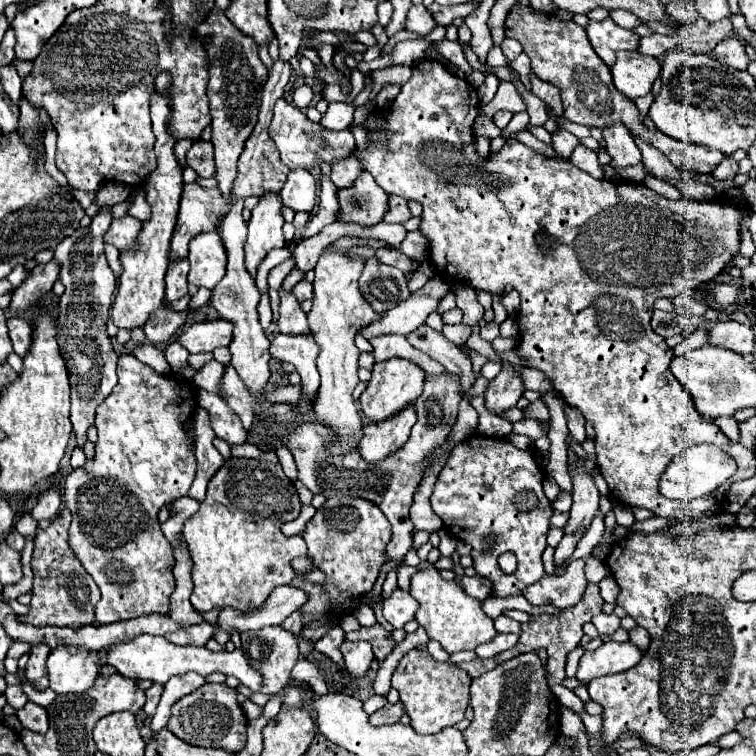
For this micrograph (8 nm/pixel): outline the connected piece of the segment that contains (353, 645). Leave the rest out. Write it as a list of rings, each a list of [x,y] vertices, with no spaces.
[[[343,642],[341,654],[347,670],[355,676],[363,676],[375,658],[373,650],[369,648],[369,642]]]

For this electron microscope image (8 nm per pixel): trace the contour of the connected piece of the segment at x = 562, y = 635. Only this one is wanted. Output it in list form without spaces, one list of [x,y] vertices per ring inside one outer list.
[[[587,584],[585,594],[581,596],[581,600],[579,600],[573,608],[565,608],[565,610],[561,610],[559,614],[537,614],[537,616],[531,616],[531,620],[529,620],[527,624],[521,624],[521,644],[517,644],[515,648],[511,648],[511,650],[507,650],[507,652],[503,652],[503,654],[497,654],[497,656],[493,656],[493,658],[489,658],[489,660],[475,658],[475,660],[471,660],[471,662],[461,662],[459,668],[463,668],[471,678],[479,678],[479,676],[485,674],[487,670],[497,668],[499,664],[503,664],[503,662],[509,660],[509,658],[515,658],[515,656],[519,656],[519,654],[523,654],[523,652],[531,652],[531,650],[537,650],[537,648],[545,648],[548,655],[548,674],[546,677],[551,691],[559,698],[559,702],[561,702],[563,706],[573,708],[573,710],[579,714],[579,706],[583,706],[583,702],[581,702],[569,688],[561,686],[561,682],[567,678],[565,673],[567,654],[569,654],[573,648],[579,646],[579,640],[581,640],[581,636],[583,636],[583,624],[585,624],[585,622],[591,622],[591,618],[593,618],[595,614],[599,614],[601,608],[603,608],[603,598],[601,598],[601,594],[599,594],[599,586],[597,586],[597,584]]]

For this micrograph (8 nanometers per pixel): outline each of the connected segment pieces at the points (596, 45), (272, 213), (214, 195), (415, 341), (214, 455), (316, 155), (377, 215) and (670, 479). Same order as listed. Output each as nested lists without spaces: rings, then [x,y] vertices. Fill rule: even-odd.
[[[605,18],[601,22],[589,22],[585,26],[585,32],[593,50],[607,66],[613,66],[615,52],[635,50],[639,46],[639,36],[633,30],[617,26],[611,18]]]
[[[267,192],[263,198],[259,198],[259,204],[251,212],[249,236],[245,242],[245,266],[251,276],[255,276],[257,266],[273,248],[285,246],[281,232],[285,220],[281,208],[281,196],[277,192]]]
[[[197,182],[183,186],[181,208],[177,216],[177,228],[171,240],[171,260],[187,258],[189,240],[201,232],[217,230],[223,215],[230,210],[230,204],[217,190],[199,186]]]
[[[423,324],[421,328],[417,328],[417,332],[407,334],[407,340],[417,350],[425,352],[429,358],[443,364],[447,372],[455,374],[461,380],[463,392],[467,392],[475,384],[475,372],[469,356],[453,342],[449,342],[441,332],[435,332],[427,324]]]
[[[197,408],[195,416],[195,434],[197,434],[197,444],[195,444],[195,456],[197,456],[197,478],[189,490],[189,496],[195,500],[203,500],[207,494],[207,484],[211,476],[217,472],[217,468],[225,462],[225,458],[217,452],[213,446],[213,428],[209,426],[209,414],[203,408]]]
[[[277,100],[275,104],[275,116],[273,122],[269,126],[269,134],[271,140],[275,142],[283,164],[287,164],[291,170],[293,168],[305,168],[311,170],[313,166],[317,166],[321,160],[325,160],[327,164],[333,164],[341,158],[347,158],[353,154],[355,148],[355,138],[351,134],[349,128],[333,132],[333,130],[325,130],[321,128],[321,124],[311,122],[299,108],[291,106],[287,100]]]
[[[361,172],[361,176],[353,182],[353,188],[337,190],[339,202],[339,220],[349,224],[361,224],[371,228],[379,224],[387,212],[389,194],[377,186],[369,172]]]
[[[701,444],[701,446],[691,446],[687,448],[683,454],[675,456],[671,460],[671,464],[665,468],[663,476],[661,476],[661,494],[665,498],[671,500],[693,500],[693,498],[701,498],[711,494],[719,484],[723,484],[725,480],[729,480],[737,470],[735,460],[723,452],[717,446],[711,444]]]

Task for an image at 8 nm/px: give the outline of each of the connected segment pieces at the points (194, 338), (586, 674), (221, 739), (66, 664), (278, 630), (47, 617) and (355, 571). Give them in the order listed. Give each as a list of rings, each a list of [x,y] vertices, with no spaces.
[[[211,320],[211,322],[197,322],[185,326],[179,342],[191,352],[213,352],[219,346],[229,346],[233,338],[233,324],[229,320]]]
[[[605,642],[593,652],[585,652],[579,662],[577,680],[589,684],[593,678],[619,674],[637,666],[643,658],[643,652],[631,642]]]
[[[205,684],[203,688],[183,696],[171,706],[167,728],[183,742],[201,748],[223,748],[227,752],[241,752],[247,744],[247,718],[237,704],[237,692],[227,684]]]
[[[53,648],[47,658],[47,668],[49,688],[57,694],[69,694],[89,690],[103,664],[89,660],[89,650],[85,648]]]
[[[267,626],[257,632],[245,632],[241,636],[241,644],[243,644],[241,650],[245,652],[245,656],[249,656],[249,664],[253,664],[253,668],[257,668],[257,672],[261,672],[261,678],[263,678],[261,692],[267,696],[279,694],[281,688],[285,688],[285,684],[289,684],[291,670],[299,660],[295,634],[283,630],[281,626]]]
[[[63,508],[49,528],[45,530],[37,528],[35,552],[31,560],[31,568],[35,574],[33,600],[31,600],[29,612],[25,616],[17,616],[17,620],[23,620],[23,624],[73,628],[73,616],[93,616],[93,610],[101,598],[101,592],[93,582],[93,578],[85,572],[83,564],[77,560],[77,556],[73,556],[69,548],[69,542],[67,542],[69,524],[71,524],[69,510]]]
[[[331,498],[315,512],[315,516],[305,524],[303,540],[307,544],[307,558],[311,560],[311,568],[317,568],[325,574],[321,584],[303,580],[295,576],[291,586],[303,588],[309,594],[305,606],[301,606],[303,626],[325,618],[343,618],[347,612],[355,612],[361,604],[361,596],[367,594],[381,566],[385,564],[385,548],[391,540],[391,524],[385,520],[385,514],[365,498]]]

